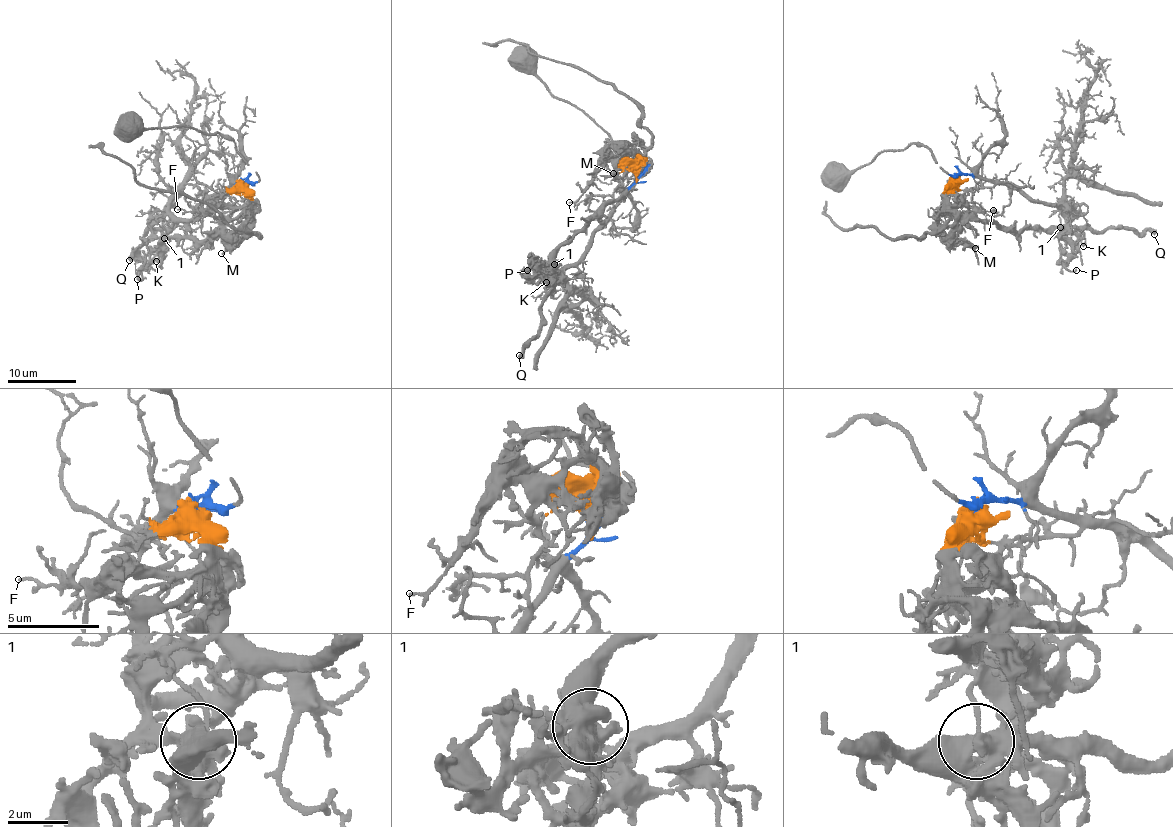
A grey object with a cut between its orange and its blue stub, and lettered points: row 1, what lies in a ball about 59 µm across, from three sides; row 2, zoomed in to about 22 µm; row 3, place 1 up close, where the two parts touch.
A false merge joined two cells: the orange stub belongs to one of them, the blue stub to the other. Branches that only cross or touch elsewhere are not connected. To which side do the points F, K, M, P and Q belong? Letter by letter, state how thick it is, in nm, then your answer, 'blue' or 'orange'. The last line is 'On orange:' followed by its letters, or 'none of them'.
F: 150 nm | orange
K: 220 nm | orange
M: 160 nm | orange
P: 170 nm | orange
Q: 480 nm | orange
On orange: F, K, M, P, Q

